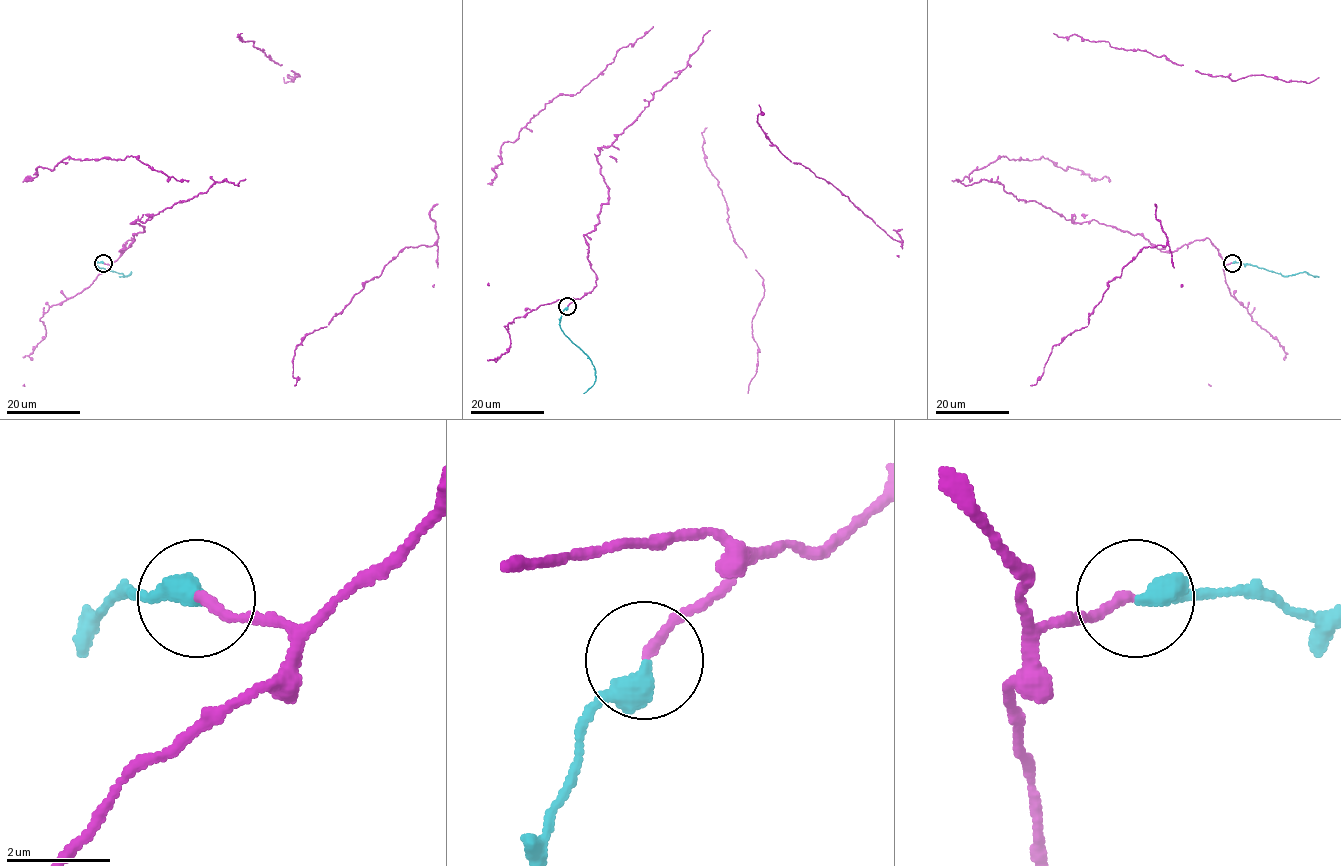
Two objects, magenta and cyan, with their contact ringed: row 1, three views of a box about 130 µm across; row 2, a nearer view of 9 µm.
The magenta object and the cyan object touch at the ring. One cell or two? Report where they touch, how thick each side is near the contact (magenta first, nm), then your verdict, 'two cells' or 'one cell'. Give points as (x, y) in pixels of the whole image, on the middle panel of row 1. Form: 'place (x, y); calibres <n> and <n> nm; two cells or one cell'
place (567, 306); calibres 180 and 440 nm; one cell

